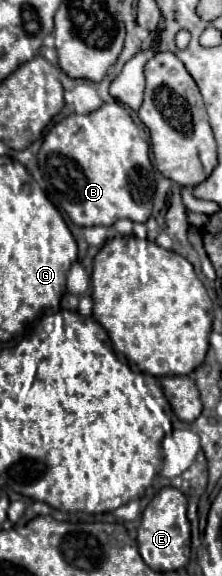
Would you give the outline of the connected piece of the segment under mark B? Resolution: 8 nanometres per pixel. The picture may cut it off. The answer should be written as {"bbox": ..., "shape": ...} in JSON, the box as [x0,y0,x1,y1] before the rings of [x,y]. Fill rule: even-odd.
{"bbox":[38,101,156,227],"shape":[[[118,101],[104,103],[94,113],[68,115],[48,131],[38,151],[40,173],[48,197],[68,215],[72,223],[80,227],[90,225],[110,227],[118,219],[130,219],[134,223],[148,221],[152,213],[152,197],[156,183],[154,183],[154,169],[148,157],[148,143],[142,141],[138,133],[140,131],[132,121],[130,113]]]}

